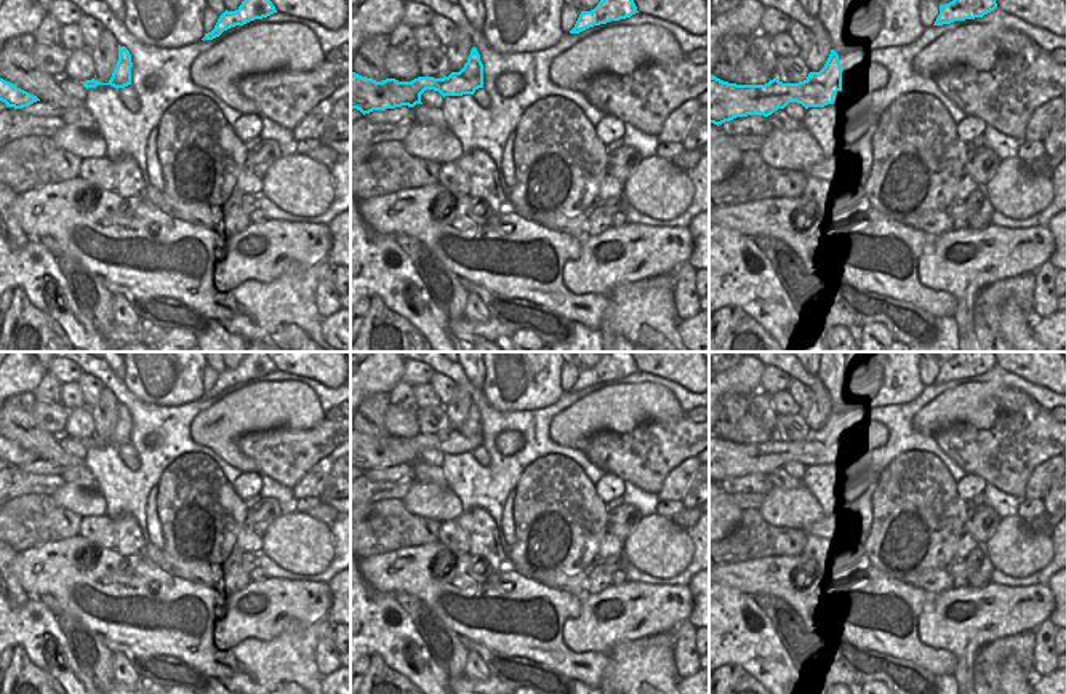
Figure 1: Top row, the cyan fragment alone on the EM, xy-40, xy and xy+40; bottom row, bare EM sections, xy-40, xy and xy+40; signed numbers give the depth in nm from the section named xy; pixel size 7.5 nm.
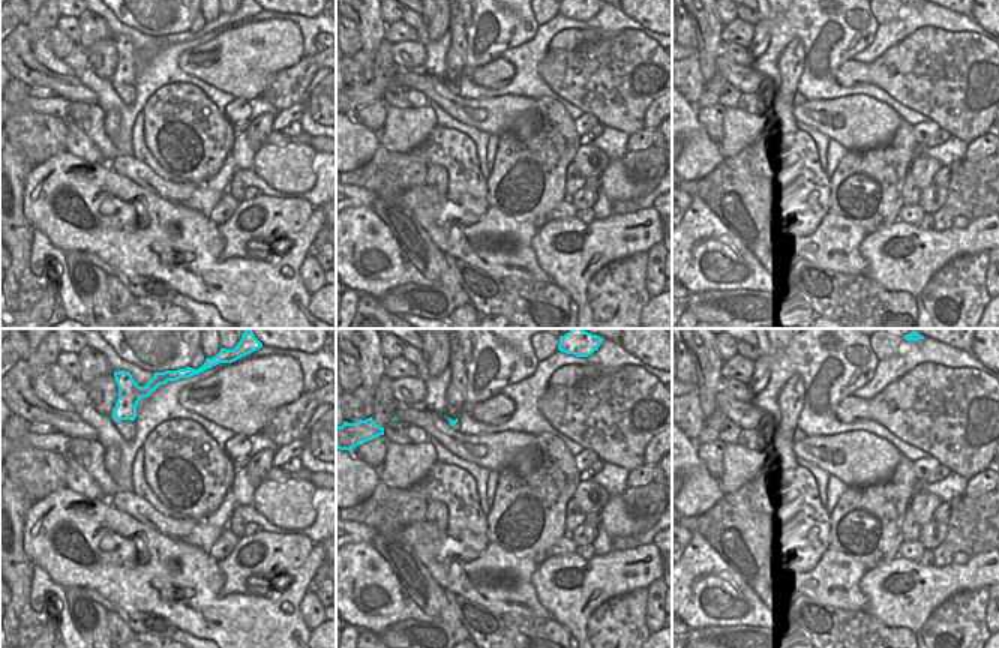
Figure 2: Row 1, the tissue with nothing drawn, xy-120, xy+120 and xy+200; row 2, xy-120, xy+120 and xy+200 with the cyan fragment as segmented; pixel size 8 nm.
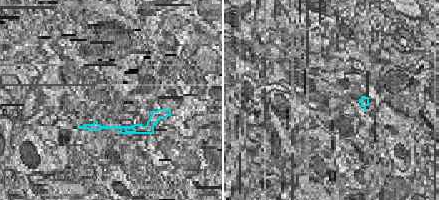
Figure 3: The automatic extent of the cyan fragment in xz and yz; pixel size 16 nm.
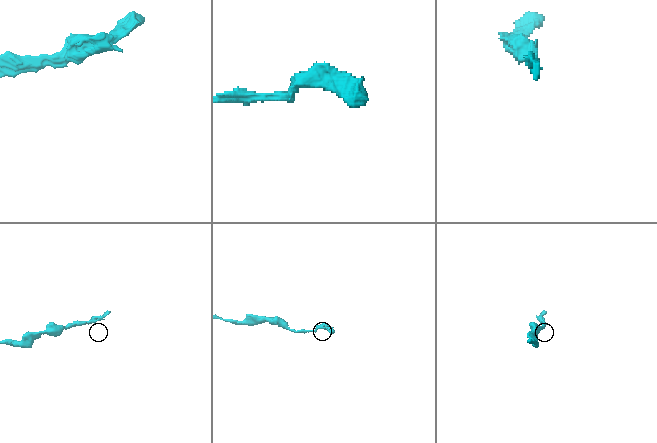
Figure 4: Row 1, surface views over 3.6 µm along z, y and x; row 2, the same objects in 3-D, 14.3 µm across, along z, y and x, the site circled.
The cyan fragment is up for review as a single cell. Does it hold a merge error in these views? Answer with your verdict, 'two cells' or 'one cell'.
two cells

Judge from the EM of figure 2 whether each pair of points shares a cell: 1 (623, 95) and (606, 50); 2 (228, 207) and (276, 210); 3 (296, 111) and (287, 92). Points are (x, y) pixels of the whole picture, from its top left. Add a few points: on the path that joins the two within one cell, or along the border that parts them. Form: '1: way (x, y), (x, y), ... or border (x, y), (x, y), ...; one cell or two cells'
1: way (617, 84), (606, 69), (606, 60); one cell
2: border (240, 201), (237, 209), (218, 225); two cells
3: border (306, 98), (276, 113); two cells

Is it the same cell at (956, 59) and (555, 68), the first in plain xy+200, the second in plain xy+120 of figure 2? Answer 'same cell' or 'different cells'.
same cell

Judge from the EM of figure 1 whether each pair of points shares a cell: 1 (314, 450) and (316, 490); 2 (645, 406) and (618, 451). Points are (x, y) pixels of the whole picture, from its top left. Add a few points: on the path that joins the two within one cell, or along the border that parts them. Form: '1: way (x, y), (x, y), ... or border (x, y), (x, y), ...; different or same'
1: border (328, 454), (319, 459), (292, 486); different
2: border (668, 421), (644, 421), (628, 432), (594, 434); different

